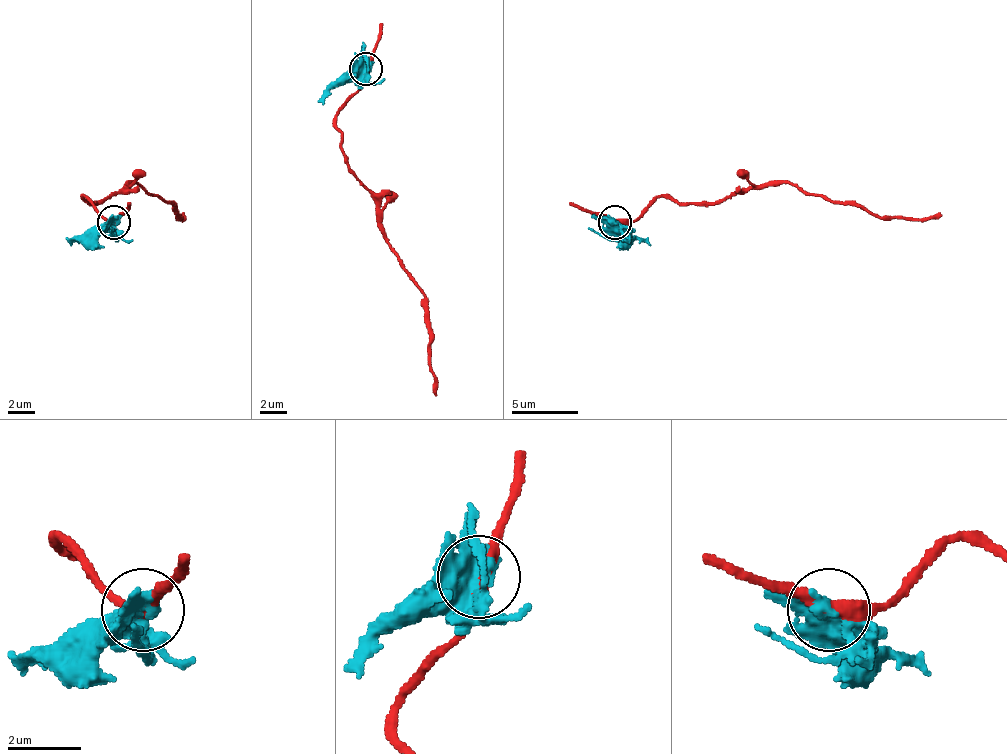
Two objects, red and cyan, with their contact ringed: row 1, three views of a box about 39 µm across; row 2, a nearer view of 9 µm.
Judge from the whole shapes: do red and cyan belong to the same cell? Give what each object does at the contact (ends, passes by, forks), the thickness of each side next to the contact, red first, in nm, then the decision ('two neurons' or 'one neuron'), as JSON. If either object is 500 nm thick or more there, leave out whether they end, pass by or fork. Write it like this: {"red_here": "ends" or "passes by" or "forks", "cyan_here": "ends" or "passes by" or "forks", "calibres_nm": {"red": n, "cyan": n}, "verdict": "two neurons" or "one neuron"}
{"calibres_nm": {"red": 360, "cyan": 500}, "verdict": "two neurons"}

